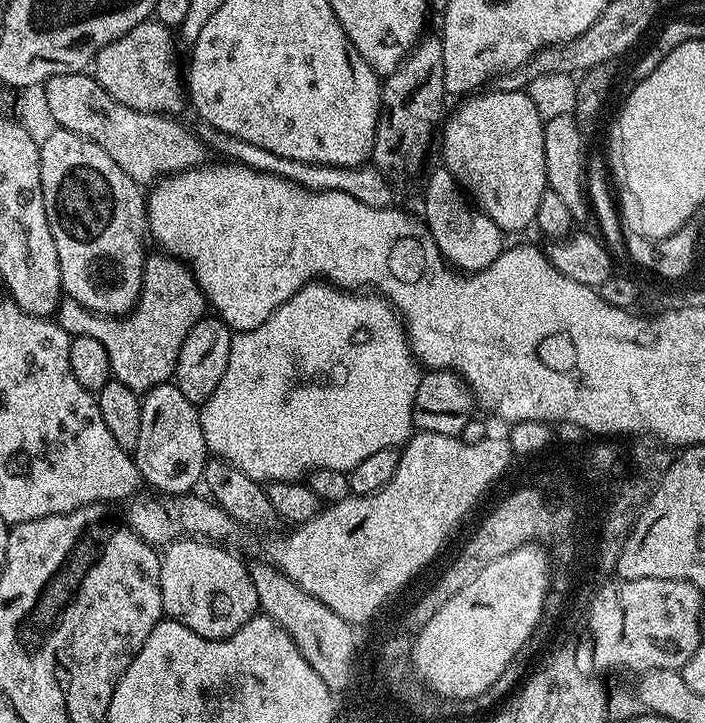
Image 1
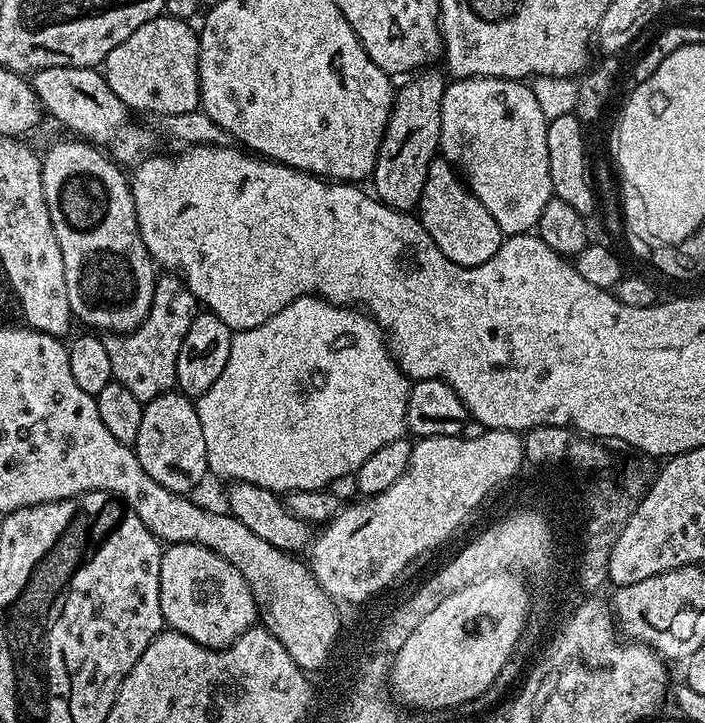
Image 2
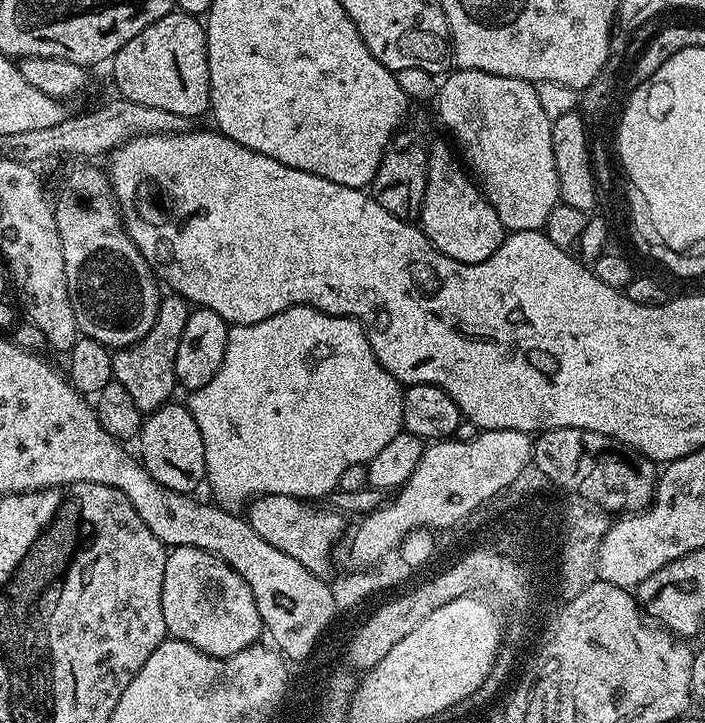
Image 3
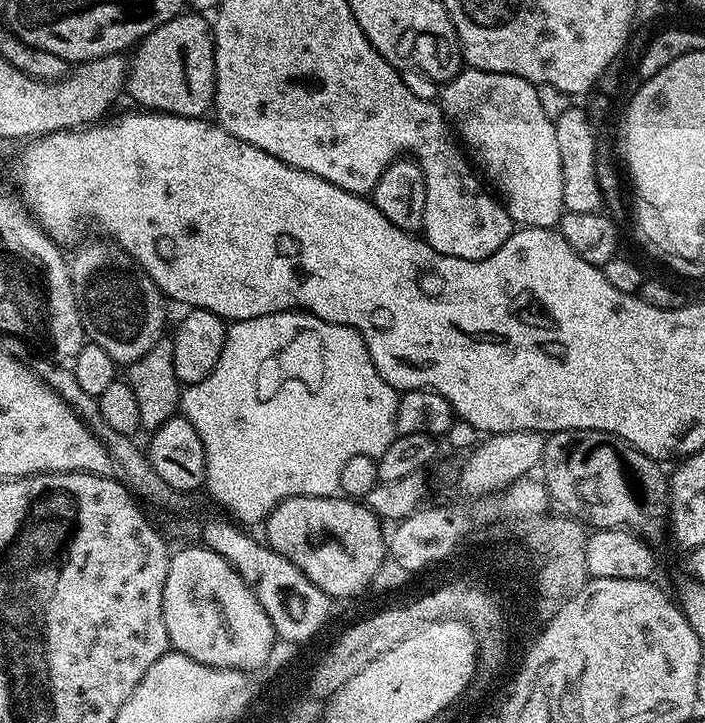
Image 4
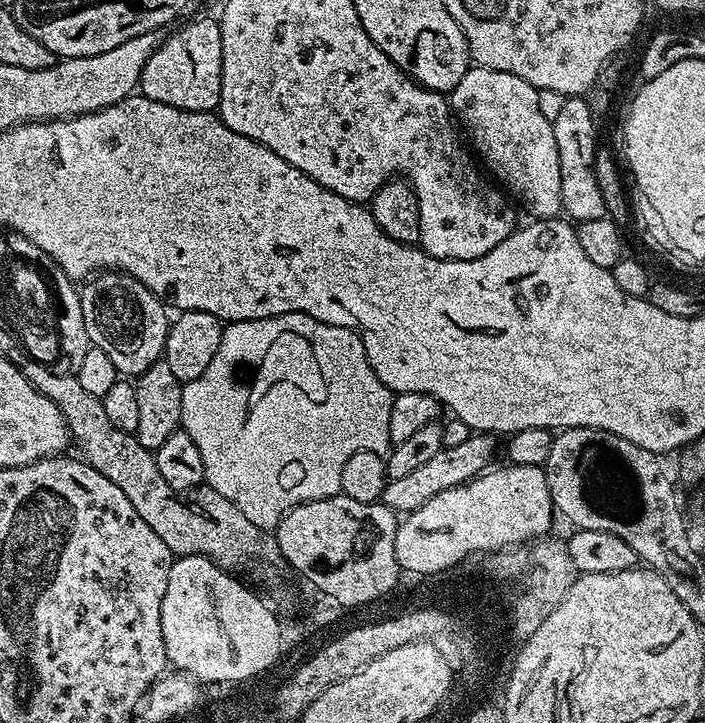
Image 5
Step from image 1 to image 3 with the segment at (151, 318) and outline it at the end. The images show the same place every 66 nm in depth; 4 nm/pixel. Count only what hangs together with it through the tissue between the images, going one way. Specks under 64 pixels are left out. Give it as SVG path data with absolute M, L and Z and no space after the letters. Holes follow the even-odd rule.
M175 294L165 295L160 302L158 318L154 318L154 326L150 326L150 334L129 348L117 348L112 352L112 378L126 386L141 414L153 412L169 403L173 399L172 391L177 391L174 358L178 354L182 330L186 330L189 311L187 300Z

